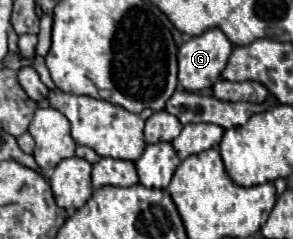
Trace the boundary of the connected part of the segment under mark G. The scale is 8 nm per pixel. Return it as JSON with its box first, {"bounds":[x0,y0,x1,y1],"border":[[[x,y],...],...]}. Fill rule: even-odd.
{"bounds":[178,28,232,92],"border":[[[218,28],[190,38],[178,50],[178,82],[188,92],[212,88],[220,80],[230,52],[232,42]]]}

